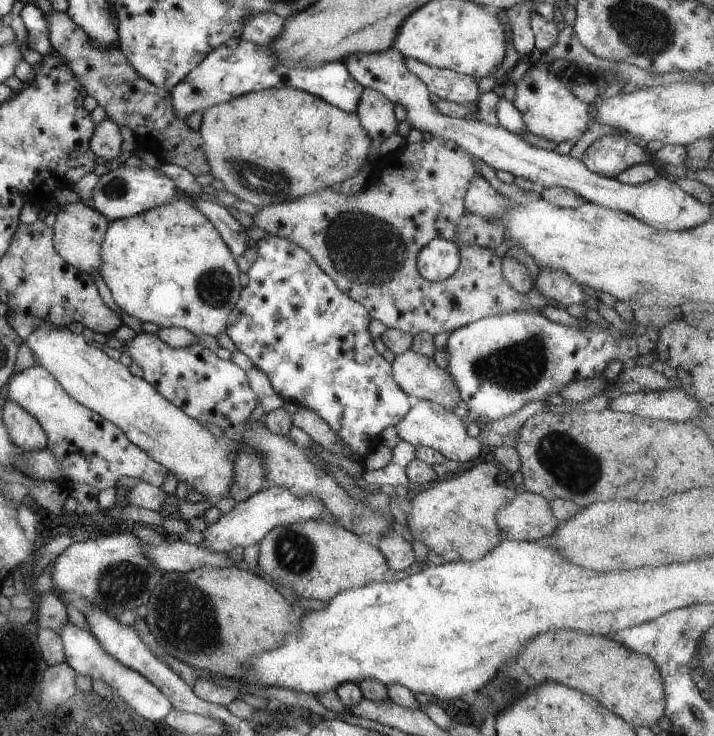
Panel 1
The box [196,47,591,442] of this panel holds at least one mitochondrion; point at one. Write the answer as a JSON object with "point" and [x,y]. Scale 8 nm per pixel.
{"point":[362,250]}

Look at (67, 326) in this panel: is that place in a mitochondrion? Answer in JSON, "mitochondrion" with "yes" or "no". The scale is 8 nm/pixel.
{"mitochondrion":"no"}

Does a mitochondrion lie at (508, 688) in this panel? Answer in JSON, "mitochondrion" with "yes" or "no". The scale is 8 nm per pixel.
{"mitochondrion":"yes"}

